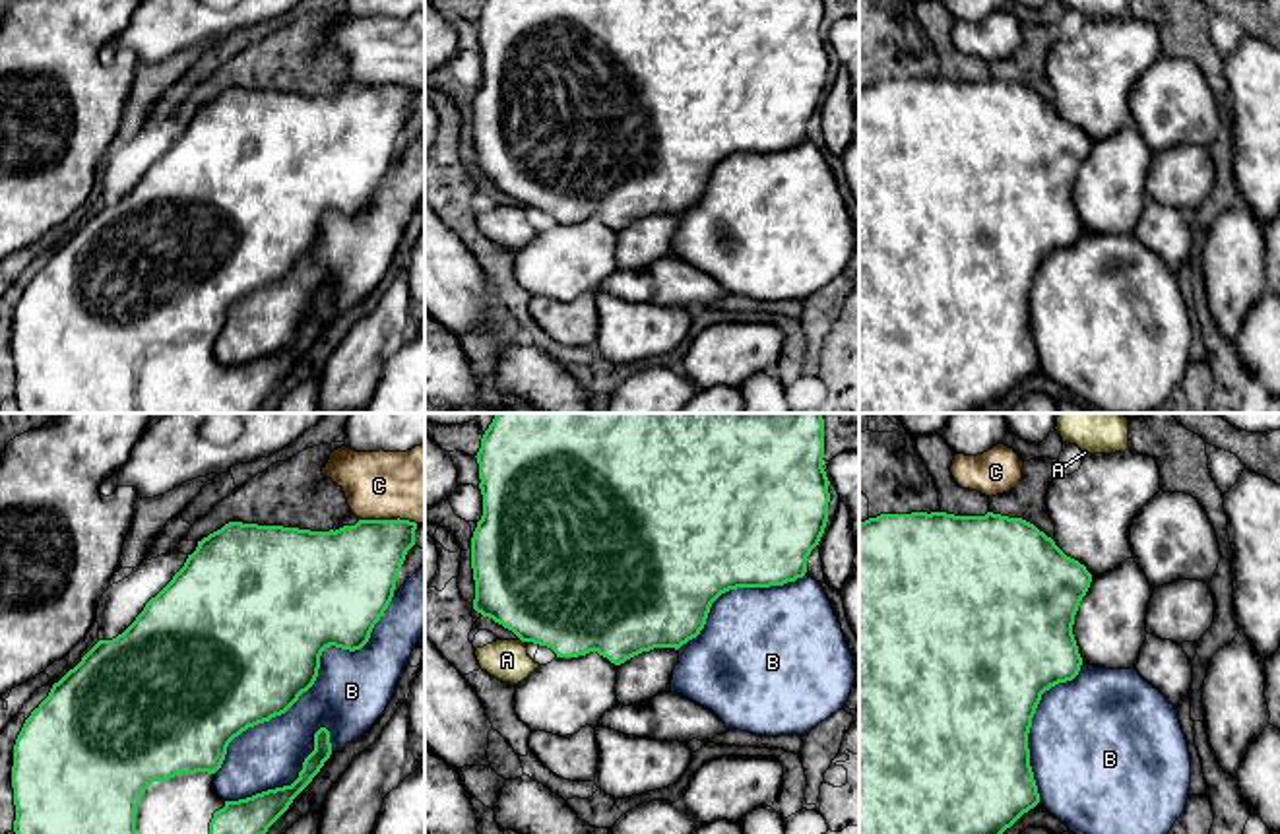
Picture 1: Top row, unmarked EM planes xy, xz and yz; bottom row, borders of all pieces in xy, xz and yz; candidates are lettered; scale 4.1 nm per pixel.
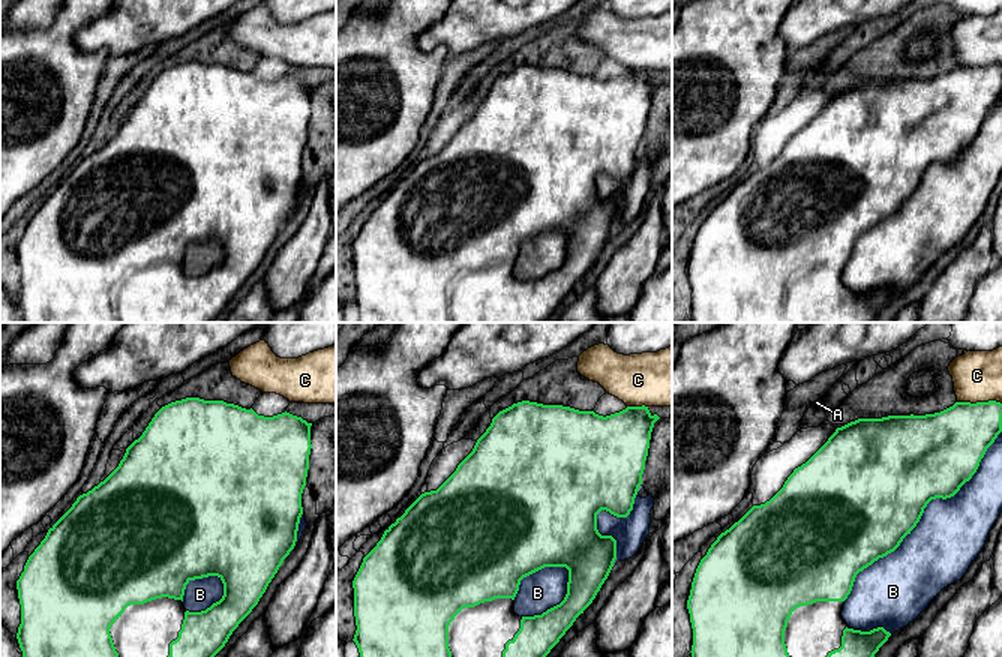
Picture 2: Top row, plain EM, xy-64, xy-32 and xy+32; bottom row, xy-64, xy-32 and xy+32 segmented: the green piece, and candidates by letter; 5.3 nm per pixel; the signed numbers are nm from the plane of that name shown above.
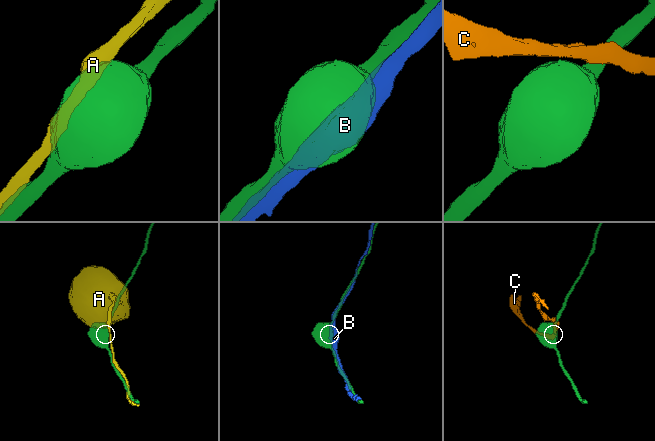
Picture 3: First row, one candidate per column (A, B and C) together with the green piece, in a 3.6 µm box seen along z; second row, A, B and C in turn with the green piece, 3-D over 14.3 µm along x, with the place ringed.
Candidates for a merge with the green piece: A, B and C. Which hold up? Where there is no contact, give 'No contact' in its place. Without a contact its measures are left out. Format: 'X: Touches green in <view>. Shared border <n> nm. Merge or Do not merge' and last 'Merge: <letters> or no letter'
A: Touches green in xz. Shared border 30 nm. Do not merge
B: Touches green in xy. Shared border 1050 nm. Merge
C: Touches green in xy. Shared border 240 nm. Do not merge
Merge: B

